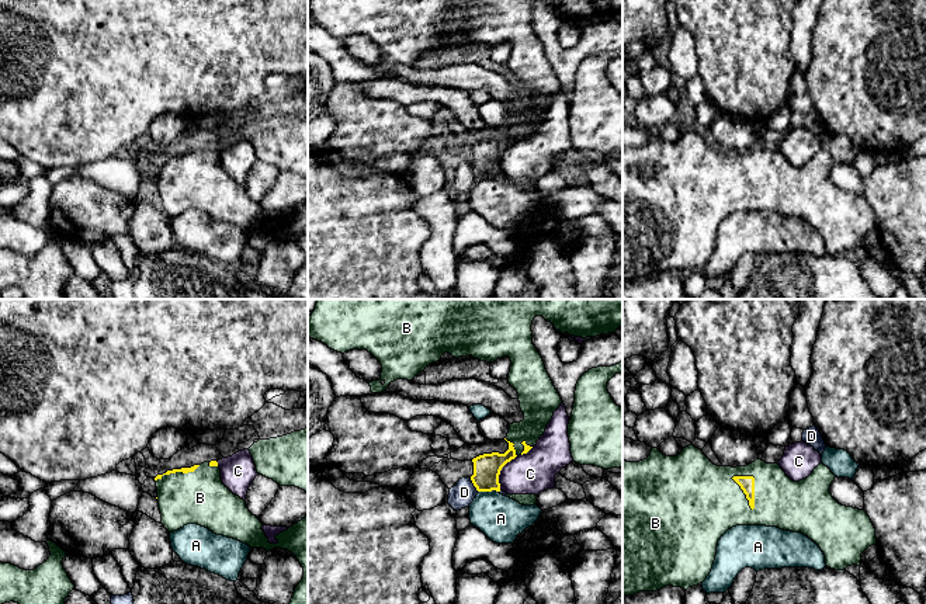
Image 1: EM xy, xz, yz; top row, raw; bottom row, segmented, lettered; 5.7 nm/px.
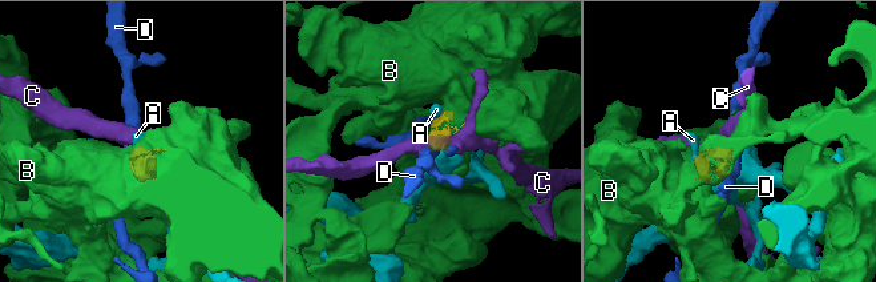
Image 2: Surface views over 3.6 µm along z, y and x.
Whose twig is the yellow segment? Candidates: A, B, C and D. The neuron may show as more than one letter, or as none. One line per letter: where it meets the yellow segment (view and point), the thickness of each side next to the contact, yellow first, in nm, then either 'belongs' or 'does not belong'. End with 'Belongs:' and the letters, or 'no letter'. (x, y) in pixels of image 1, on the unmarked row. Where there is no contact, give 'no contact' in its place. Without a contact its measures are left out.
A: meets yellow in xz at (488, 176); 160 nm thick on the yellow side, 260 nm on the other; does not belong
B: meets yellow in yz at (744, 177); 90 nm thick on the yellow side, 440 nm on the other; belongs
C: meets yellow in xz at (499, 158); 160 nm thick on the yellow side, 240 nm on the other; does not belong
D: meets yellow in xz at (474, 170); 160 nm thick on the yellow side, 140 nm on the other; does not belong
Belongs: B

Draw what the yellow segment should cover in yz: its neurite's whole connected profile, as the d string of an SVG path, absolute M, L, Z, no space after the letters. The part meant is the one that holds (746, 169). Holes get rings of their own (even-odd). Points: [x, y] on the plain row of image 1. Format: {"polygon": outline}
{"polygon": "M693 129L677 142L666 142L652 133L644 146L622 145L622 281L656 277L666 271L687 275L703 268L712 254L718 226L736 211L766 211L801 218L821 233L828 253L861 253L861 239L877 230L875 214L864 195L842 191L832 183L829 173L835 163L823 149L800 167L791 166L778 149L762 145L746 152L717 152Z"}

